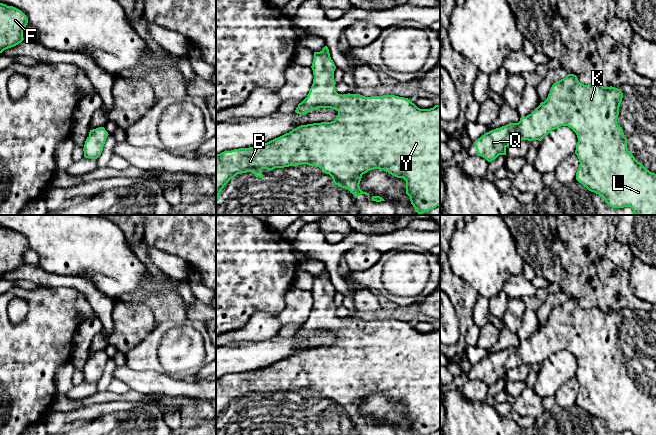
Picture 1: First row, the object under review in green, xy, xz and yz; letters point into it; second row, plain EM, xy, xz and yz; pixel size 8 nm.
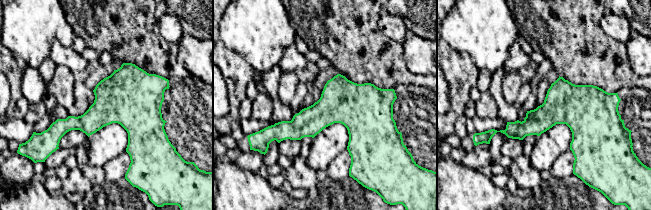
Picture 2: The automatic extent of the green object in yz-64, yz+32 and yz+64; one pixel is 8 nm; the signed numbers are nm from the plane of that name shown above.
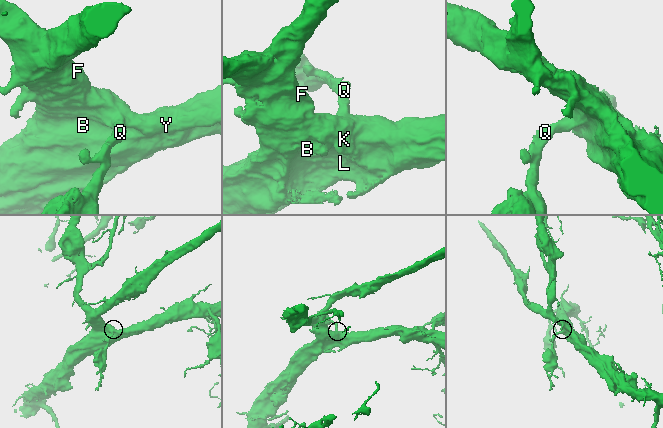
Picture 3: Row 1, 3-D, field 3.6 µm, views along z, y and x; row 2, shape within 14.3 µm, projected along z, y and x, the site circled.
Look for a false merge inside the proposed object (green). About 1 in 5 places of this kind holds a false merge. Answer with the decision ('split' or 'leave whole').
leave whole

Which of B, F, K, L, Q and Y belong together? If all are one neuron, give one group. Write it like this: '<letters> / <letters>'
B F K L Q Y

